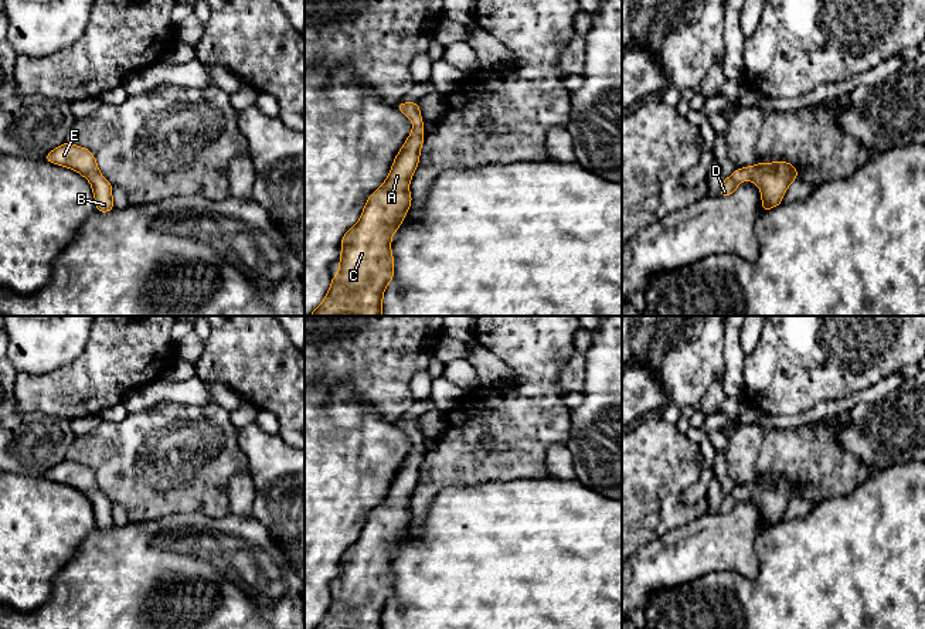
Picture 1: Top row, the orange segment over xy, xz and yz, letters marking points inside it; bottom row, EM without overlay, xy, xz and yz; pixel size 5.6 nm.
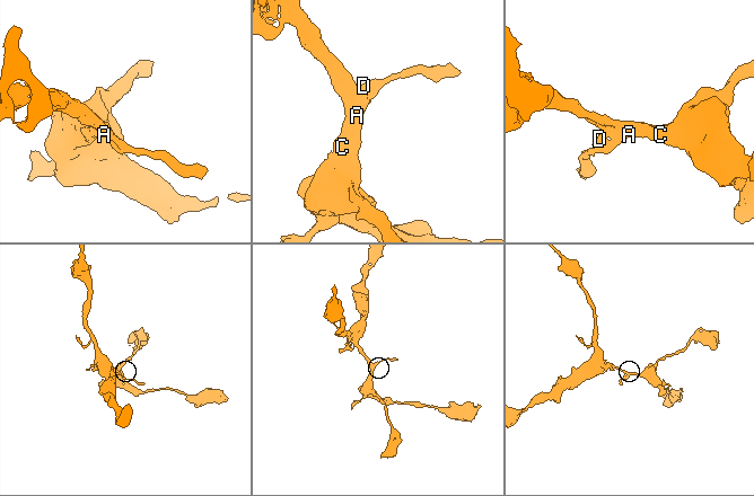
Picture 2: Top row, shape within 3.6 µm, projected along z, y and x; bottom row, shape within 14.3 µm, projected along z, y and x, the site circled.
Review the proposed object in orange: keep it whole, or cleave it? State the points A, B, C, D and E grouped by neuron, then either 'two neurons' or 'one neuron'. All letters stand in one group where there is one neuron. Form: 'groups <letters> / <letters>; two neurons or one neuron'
groups A B C D E; one neuron

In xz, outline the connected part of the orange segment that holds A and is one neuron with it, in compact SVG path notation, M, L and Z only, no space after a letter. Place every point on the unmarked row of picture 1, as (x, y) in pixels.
M399 419L397 426L407 432L414 442L411 452L398 469L387 497L370 511L360 538L341 557L340 589L331 595L330 608L314 629L381 629L382 611L394 595L391 554L399 545L411 524L409 499L419 480L424 460L424 438L418 419Z

